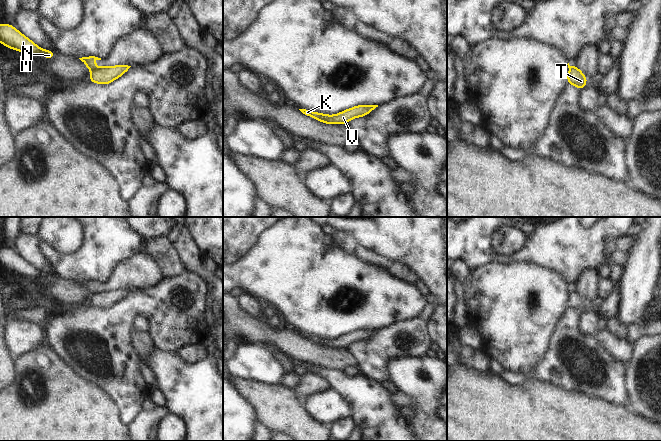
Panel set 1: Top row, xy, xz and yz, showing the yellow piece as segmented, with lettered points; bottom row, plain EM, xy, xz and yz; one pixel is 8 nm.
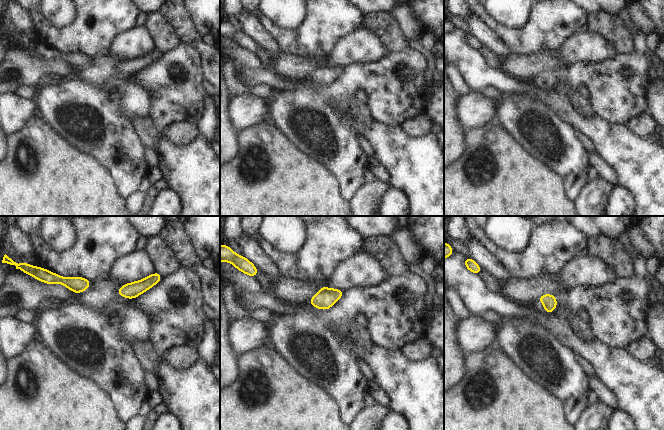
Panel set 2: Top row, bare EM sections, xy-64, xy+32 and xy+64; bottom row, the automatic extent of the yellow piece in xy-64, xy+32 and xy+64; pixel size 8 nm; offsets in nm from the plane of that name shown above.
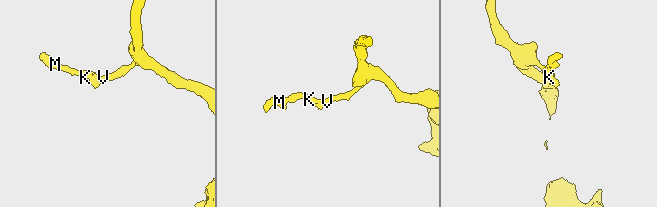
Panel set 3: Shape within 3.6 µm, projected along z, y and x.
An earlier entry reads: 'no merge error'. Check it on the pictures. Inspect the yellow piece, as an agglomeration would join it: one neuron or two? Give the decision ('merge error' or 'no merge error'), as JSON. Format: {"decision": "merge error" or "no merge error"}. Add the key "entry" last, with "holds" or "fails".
{"decision": "merge error", "entry": "fails"}

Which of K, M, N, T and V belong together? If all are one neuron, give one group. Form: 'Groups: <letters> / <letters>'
Groups: K M N / T V.

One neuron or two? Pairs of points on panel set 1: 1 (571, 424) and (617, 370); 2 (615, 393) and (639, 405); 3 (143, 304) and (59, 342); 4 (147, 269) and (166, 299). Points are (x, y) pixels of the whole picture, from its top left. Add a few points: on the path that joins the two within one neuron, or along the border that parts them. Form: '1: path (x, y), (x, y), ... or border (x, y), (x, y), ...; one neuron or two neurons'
1: border (571, 390), (598, 396), (616, 404); two neurons
2: border (625, 378), (625, 389), (630, 399), (630, 406); two neurons
3: path (122, 314), (105, 331), (79, 331); one neuron
4: border (163, 277), (150, 287), (134, 289); two neurons

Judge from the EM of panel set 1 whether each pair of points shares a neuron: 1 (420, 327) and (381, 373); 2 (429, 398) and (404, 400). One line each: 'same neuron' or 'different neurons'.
1: same neuron
2: different neurons

